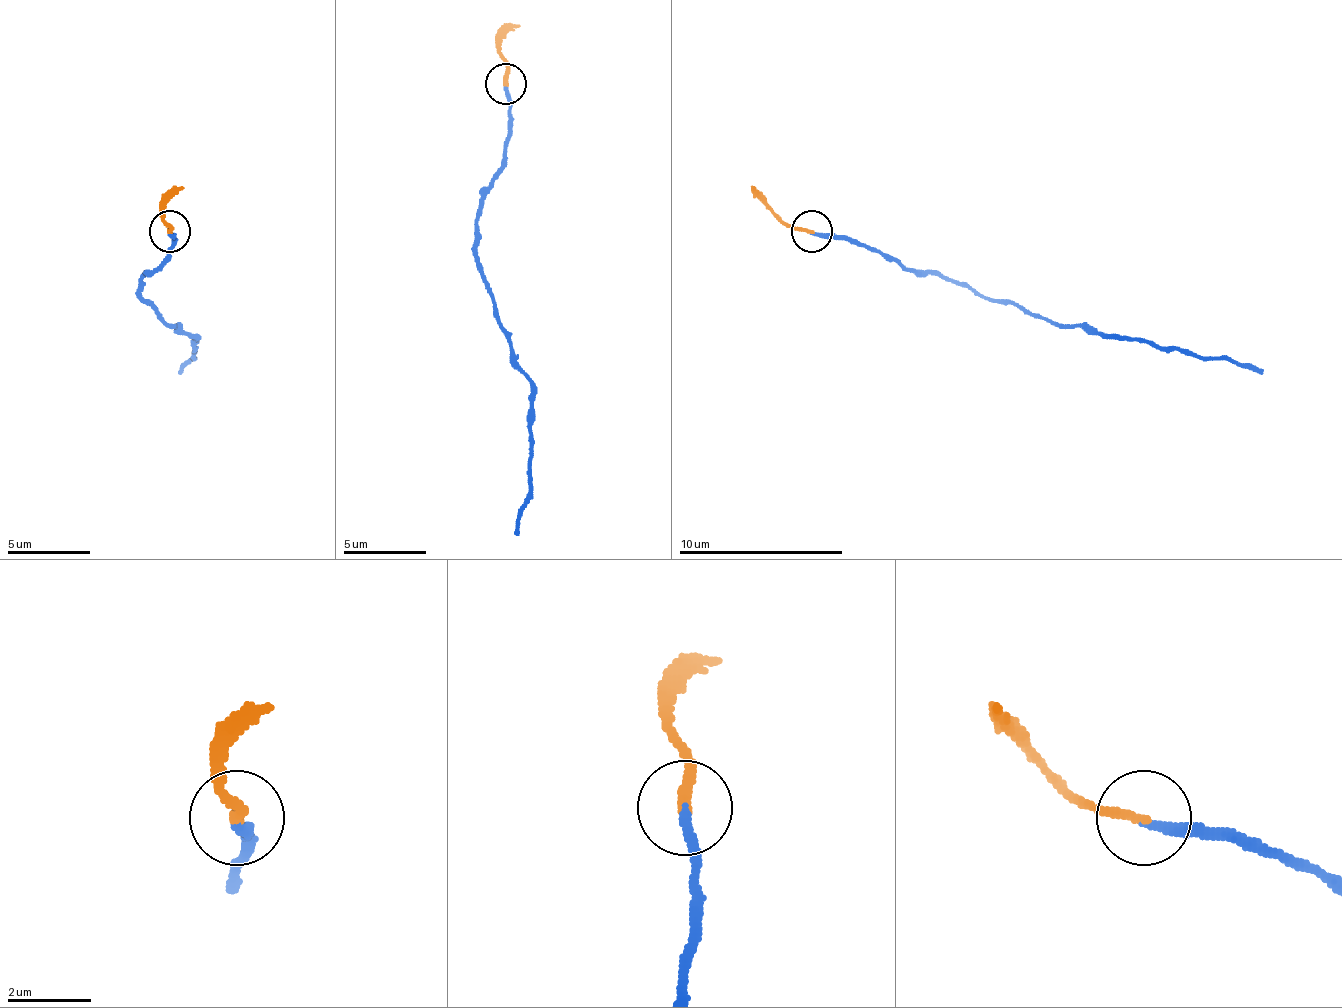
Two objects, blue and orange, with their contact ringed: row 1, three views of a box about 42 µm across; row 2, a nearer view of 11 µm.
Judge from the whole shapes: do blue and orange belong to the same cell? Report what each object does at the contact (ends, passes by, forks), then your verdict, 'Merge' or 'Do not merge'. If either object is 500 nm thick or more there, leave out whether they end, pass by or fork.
At the ring blue ends. At the ring orange ends. Do not merge

